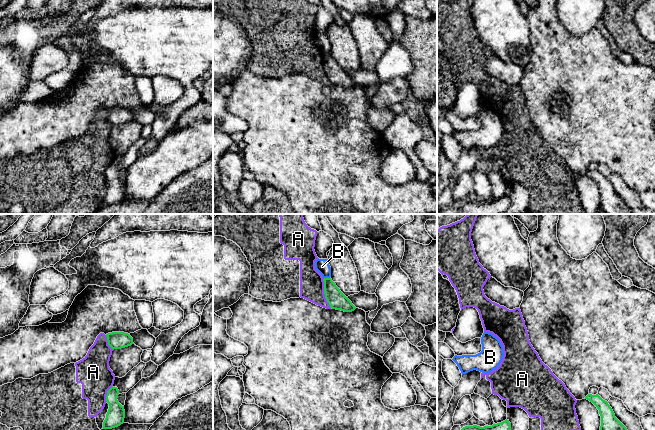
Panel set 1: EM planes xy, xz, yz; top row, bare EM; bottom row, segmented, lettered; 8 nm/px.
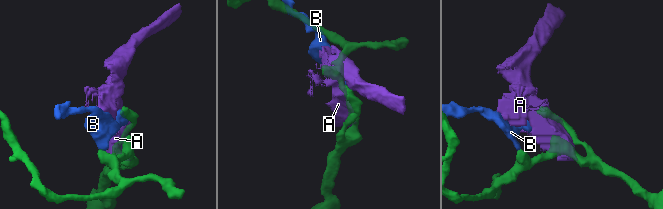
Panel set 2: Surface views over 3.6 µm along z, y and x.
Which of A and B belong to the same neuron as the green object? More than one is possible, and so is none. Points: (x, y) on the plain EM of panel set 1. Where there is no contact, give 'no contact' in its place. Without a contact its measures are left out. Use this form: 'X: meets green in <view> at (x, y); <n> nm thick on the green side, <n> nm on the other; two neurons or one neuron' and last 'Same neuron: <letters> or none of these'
A: meets green in xz at (324, 69); 150 nm thick on the green side, 190 nm on the other; two neurons
B: meets green in xz at (327, 54); 150 nm thick on the green side, 110 nm on the other; two neurons
Same neuron: none of these

